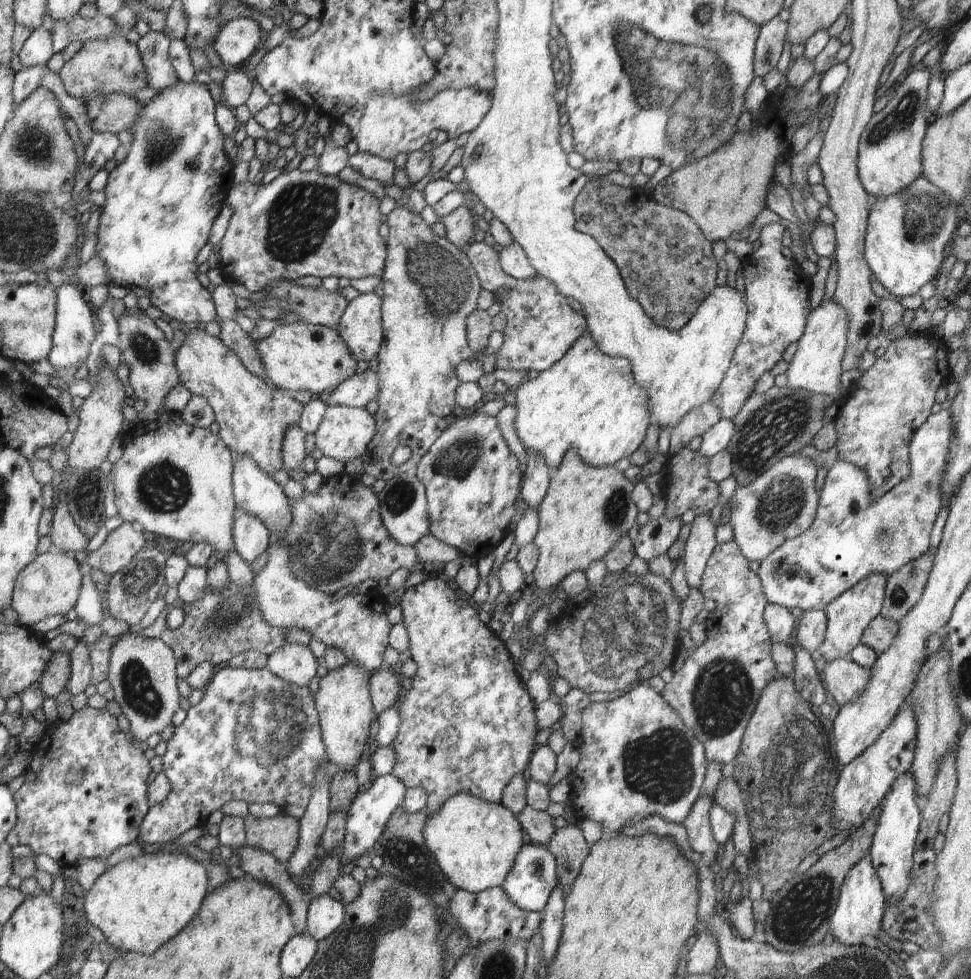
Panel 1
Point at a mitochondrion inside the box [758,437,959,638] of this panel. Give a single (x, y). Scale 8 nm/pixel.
(885, 534)

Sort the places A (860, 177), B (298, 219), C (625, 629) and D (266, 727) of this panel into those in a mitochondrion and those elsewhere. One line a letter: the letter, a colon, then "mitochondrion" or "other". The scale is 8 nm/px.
A: other
B: mitochondrion
C: mitochondrion
D: mitochondrion

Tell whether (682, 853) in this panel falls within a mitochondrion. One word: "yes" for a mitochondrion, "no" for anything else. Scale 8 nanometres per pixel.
no

